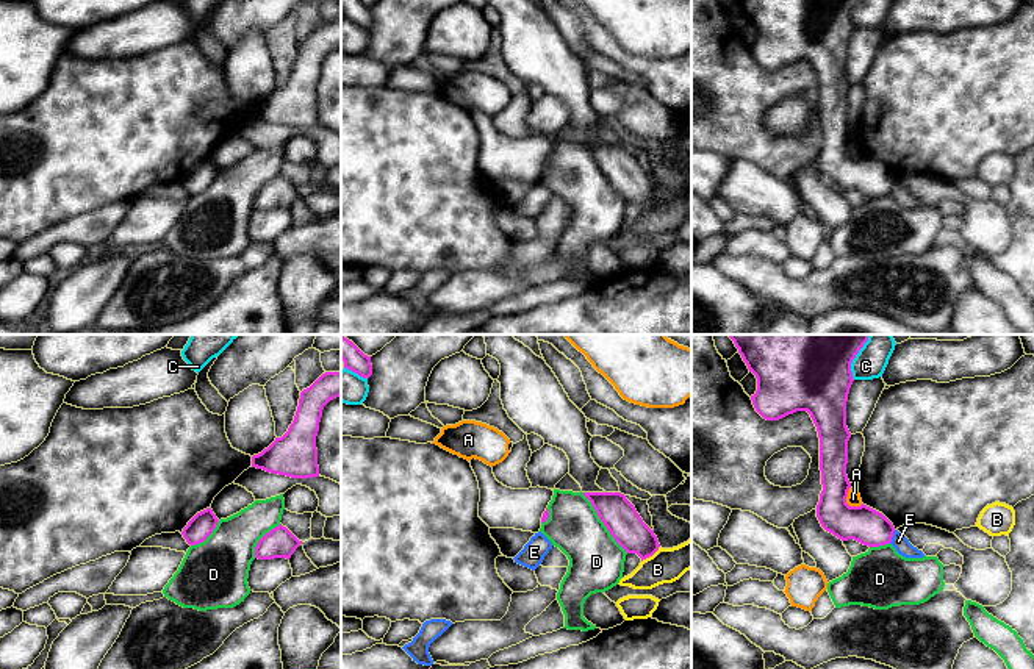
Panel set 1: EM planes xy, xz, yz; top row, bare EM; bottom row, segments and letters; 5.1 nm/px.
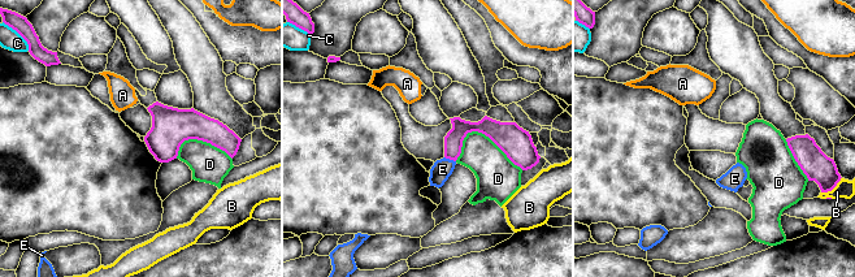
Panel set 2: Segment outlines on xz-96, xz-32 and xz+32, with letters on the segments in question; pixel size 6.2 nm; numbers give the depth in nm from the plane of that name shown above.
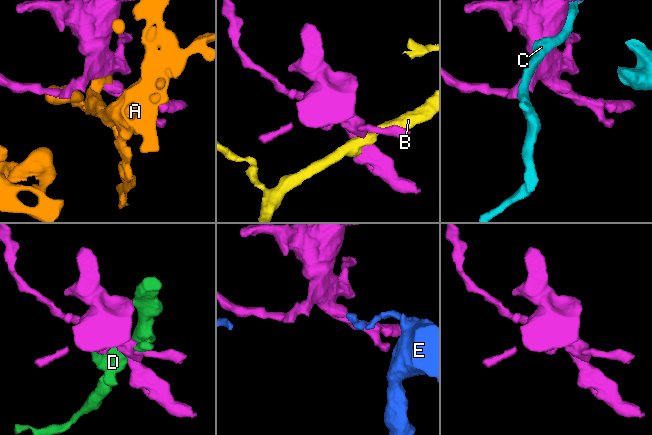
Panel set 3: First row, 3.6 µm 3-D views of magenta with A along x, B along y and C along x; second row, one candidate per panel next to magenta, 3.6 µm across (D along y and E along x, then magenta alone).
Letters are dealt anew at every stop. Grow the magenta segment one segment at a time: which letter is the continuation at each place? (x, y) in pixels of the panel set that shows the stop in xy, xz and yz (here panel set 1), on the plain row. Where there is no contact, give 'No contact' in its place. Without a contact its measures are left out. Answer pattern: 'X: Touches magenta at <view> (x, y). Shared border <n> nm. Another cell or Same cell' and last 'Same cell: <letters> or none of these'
A: Touches magenta at yz (845, 150). Shared border 120 nm. Another cell
B: Touches magenta at xz (651, 205). Shared border 130 nm. Another cell
C: Touches magenta at yz (850, 14). Shared border 160 nm. Another cell
D: Touches magenta at xz (603, 171). Shared border 400 nm. Another cell
E: Touches magenta at yz (892, 186). Shared border 80 nm. Another cell
Same cell: none of these

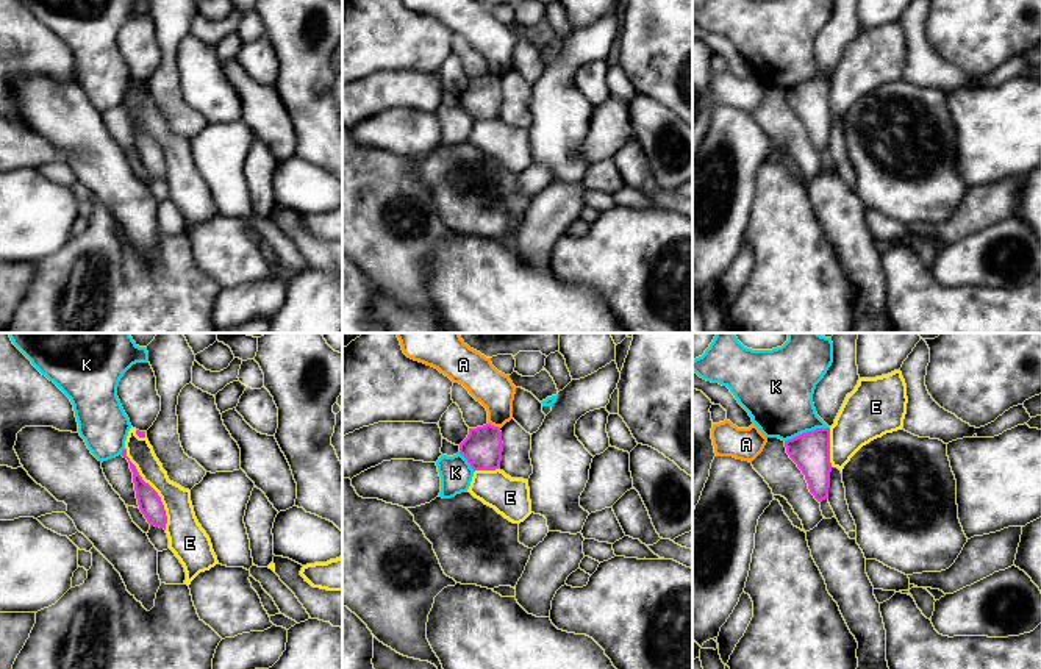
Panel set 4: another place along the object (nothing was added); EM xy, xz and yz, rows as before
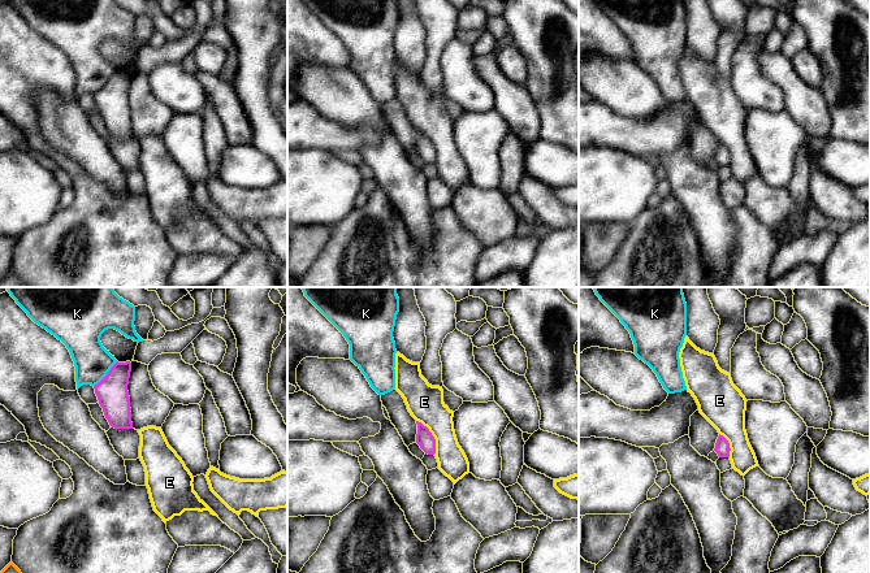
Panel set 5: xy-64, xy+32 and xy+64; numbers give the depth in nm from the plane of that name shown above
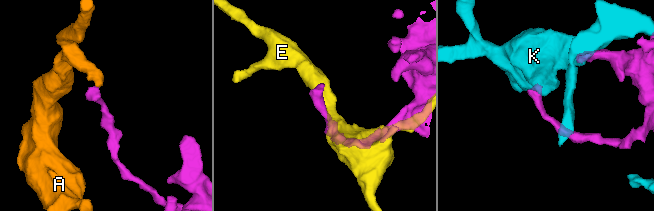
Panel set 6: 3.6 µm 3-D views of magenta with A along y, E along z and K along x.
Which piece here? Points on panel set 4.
A: Touches magenta at xz (493, 75). Shared border 70 nm. Another cell
E: Touches magenta at xy (152, 138). Shared border 480 nm. Another cell
K: Touches magenta at yz (807, 82). Shared border 240 nm. Another cell
Same cell: none of these

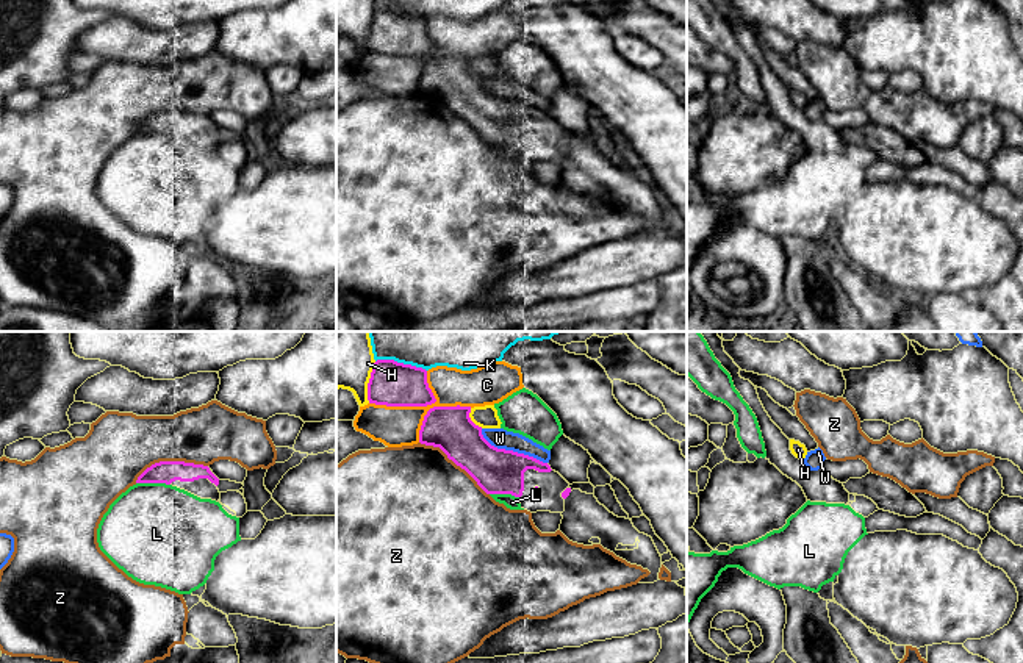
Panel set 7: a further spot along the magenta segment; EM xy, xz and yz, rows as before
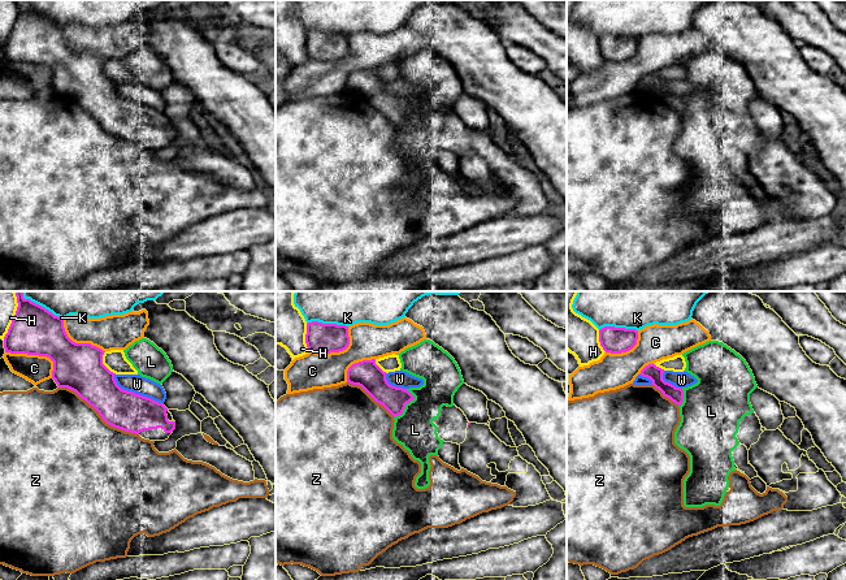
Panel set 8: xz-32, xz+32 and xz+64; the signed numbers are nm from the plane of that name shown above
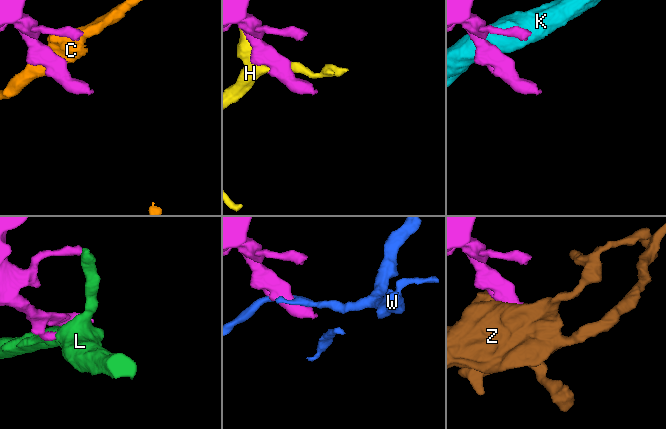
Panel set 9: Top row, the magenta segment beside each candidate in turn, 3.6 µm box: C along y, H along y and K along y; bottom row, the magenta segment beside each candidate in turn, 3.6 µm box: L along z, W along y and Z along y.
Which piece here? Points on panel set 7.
C: Touches magenta at xz (421, 55). Shared border 550 nm. Another cell
H: Touches magenta at xz (369, 32). Shared border 220 nm. Another cell
K: Touches magenta at xz (401, 13). Shared border 280 nm. Another cell
L: Touches magenta at xy (154, 132). Shared border 180 nm. Another cell
W: Touches magenta at xz (512, 100). Shared border 380 nm. Another cell
Z: Touches magenta at xy (169, 111). Shared border 380 nm. Another cell
Same cell: none of these

